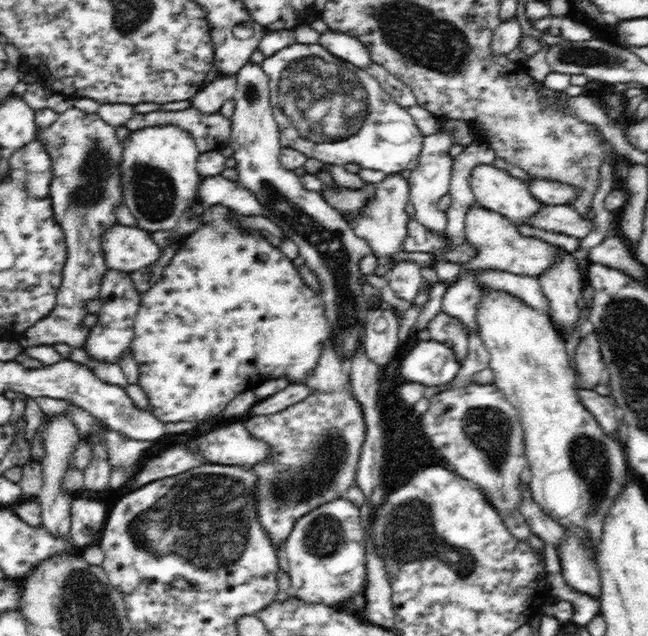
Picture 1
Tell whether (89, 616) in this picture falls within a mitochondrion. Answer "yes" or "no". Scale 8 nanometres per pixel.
yes

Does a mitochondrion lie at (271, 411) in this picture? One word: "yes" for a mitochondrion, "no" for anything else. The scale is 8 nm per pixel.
no

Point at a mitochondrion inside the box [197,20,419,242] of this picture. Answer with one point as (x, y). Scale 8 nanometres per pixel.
(324, 100)

